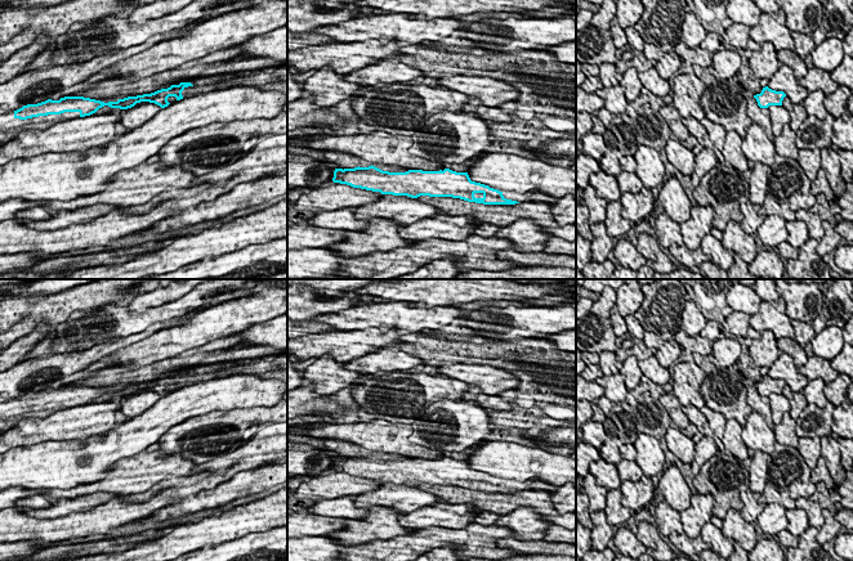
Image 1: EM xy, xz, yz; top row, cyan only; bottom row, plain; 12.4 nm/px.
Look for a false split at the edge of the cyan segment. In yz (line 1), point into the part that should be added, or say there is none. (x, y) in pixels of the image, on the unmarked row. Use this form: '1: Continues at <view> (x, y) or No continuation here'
1: No continuation here

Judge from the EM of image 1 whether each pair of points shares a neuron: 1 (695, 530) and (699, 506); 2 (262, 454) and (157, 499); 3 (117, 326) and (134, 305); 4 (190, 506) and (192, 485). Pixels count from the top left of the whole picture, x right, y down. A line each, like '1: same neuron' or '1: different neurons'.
1: same neuron
2: same neuron
3: different neurons
4: different neurons

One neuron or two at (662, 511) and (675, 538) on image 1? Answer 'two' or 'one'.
two

